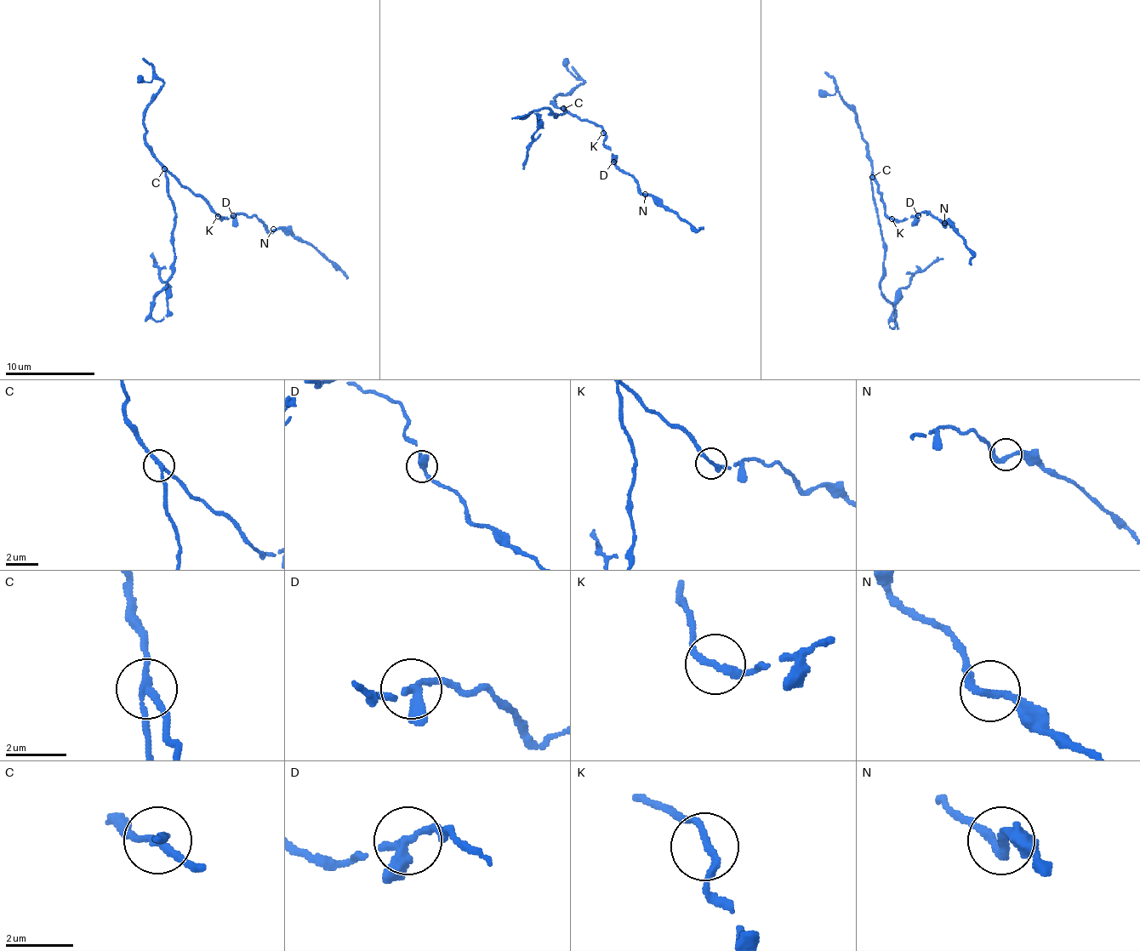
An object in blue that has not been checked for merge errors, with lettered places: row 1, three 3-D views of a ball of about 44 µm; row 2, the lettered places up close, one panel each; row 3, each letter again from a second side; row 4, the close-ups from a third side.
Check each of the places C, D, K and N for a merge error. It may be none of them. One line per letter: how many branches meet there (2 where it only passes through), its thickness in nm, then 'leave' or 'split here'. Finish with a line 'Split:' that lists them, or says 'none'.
C: 3 branches meet; 200 nm thick; split here
D: 3 branches meet; 240 nm thick; leave
K: 2 branches meet; 200 nm thick; leave
N: 2 branches meet; 240 nm thick; leave
Split: C

